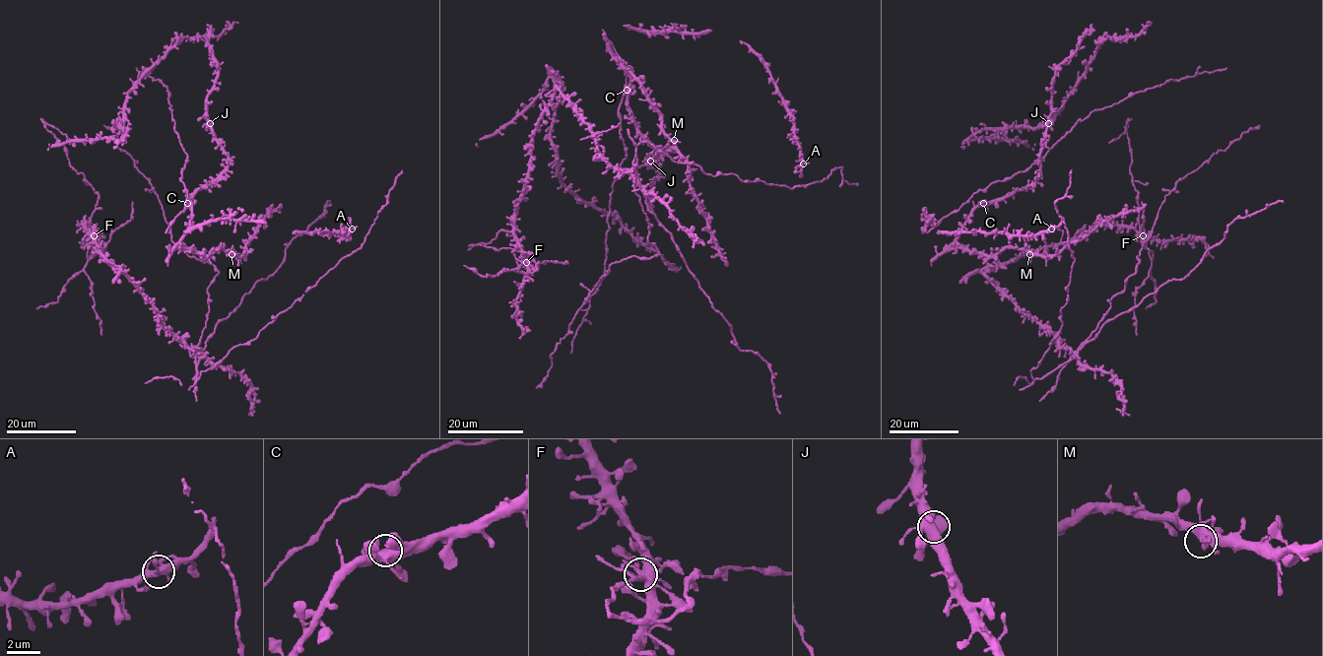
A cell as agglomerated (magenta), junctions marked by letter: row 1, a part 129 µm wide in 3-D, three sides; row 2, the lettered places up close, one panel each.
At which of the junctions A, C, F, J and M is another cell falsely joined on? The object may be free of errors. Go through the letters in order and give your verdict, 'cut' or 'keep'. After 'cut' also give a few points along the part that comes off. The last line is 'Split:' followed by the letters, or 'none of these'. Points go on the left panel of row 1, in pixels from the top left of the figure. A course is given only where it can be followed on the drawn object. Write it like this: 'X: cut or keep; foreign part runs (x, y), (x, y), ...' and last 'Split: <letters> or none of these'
A: keep
C: keep
F: cut; foreign part runs (95, 235), (91, 216), (99, 195), (71, 165), (67, 150), (45, 124), (70, 140), (87, 142)
J: keep
M: keep
Split: F

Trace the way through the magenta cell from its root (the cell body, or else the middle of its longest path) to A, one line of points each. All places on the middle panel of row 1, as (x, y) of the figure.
A: (786, 105), (803, 164)

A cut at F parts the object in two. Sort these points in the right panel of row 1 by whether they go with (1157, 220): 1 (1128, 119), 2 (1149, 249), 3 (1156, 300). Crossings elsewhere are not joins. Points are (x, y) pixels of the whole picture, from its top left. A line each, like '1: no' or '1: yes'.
1: no
2: no
3: no

